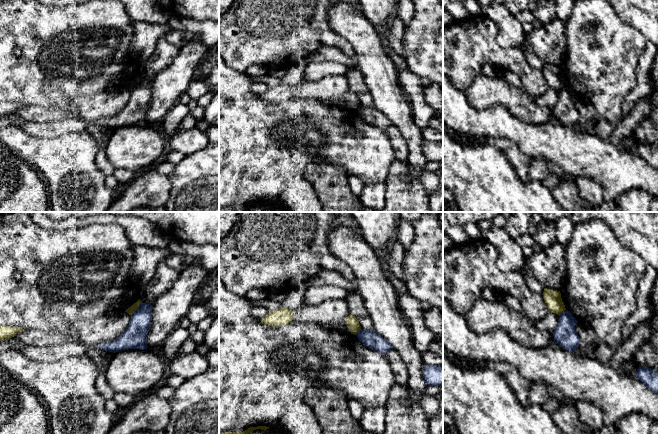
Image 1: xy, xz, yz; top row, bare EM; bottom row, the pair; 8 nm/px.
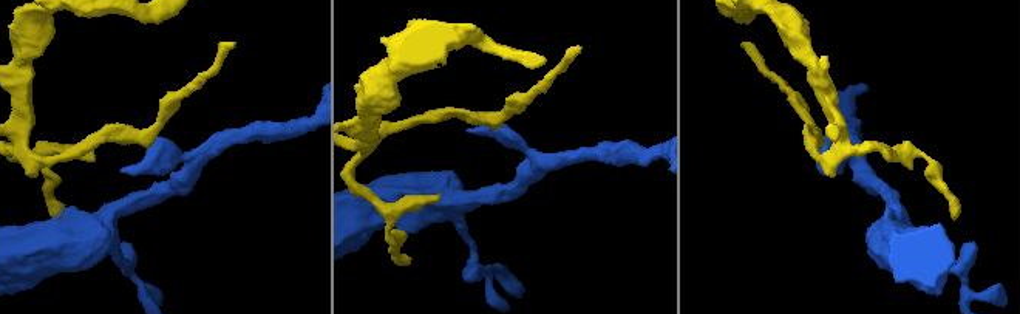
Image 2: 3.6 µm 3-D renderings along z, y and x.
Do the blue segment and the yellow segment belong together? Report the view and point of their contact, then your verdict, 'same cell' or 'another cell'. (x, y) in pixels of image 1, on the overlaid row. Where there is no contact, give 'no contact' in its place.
meets blue in xy at (137, 309); another cell

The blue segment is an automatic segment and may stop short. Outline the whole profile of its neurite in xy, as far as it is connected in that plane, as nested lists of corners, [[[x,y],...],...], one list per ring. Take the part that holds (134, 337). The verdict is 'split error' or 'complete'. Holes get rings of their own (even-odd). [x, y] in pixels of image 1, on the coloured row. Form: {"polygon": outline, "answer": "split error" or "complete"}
{"polygon": [[[141,303],[131,315],[126,330],[115,340],[99,345],[98,348],[113,353],[128,349],[147,349],[146,337],[152,321],[152,305]]], "answer": "complete"}

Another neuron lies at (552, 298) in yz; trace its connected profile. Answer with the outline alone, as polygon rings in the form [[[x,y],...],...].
[[[544,288],[542,295],[549,312],[560,315],[566,310],[560,291]]]

